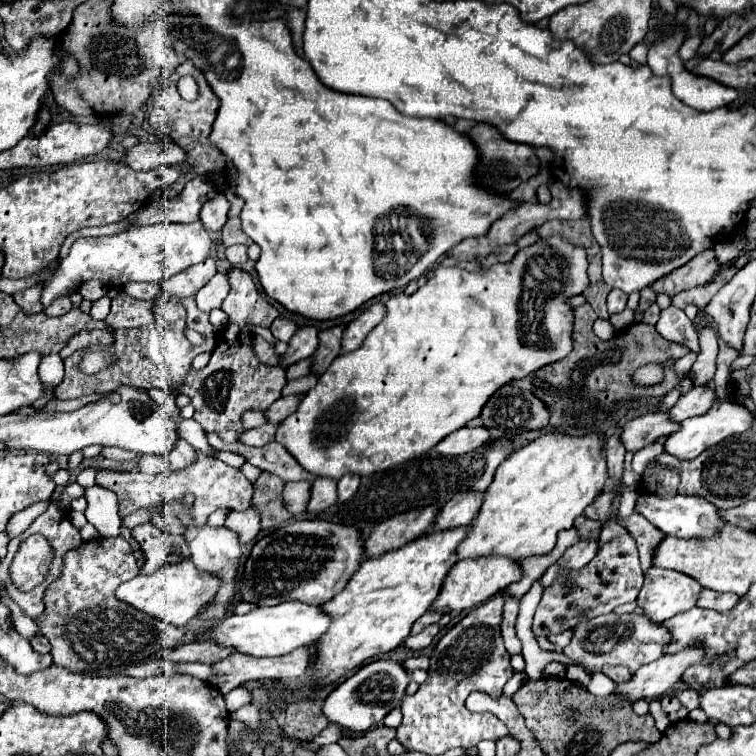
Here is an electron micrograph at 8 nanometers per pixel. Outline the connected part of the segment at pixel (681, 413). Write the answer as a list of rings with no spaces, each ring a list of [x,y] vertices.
[[[693,386],[669,410],[669,416],[675,422],[683,422],[687,418],[705,414],[715,402],[717,402],[717,390],[715,388],[711,388],[711,386]]]

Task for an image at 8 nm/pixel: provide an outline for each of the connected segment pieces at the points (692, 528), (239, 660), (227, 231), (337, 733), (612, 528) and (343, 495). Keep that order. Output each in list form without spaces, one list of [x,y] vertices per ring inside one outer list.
[[[641,494],[635,510],[643,514],[651,524],[659,526],[659,530],[677,538],[715,538],[719,528],[725,524],[723,518],[719,518],[721,508],[717,508],[713,502],[707,502],[705,498],[695,496],[677,494],[673,498],[657,498],[653,494]]]
[[[299,648],[287,656],[275,656],[275,658],[251,658],[249,654],[237,652],[213,664],[213,676],[207,682],[221,694],[227,694],[229,690],[249,680],[261,680],[261,678],[283,680],[283,678],[303,676],[307,666],[309,666],[307,648]]]
[[[233,204],[231,210],[229,210],[229,220],[227,220],[227,224],[223,226],[223,232],[221,232],[221,240],[223,240],[225,246],[233,246],[233,244],[249,246],[251,244],[251,240],[241,230],[241,220],[239,220],[241,208],[243,208],[243,204]]]
[[[329,724],[315,740],[311,740],[309,744],[307,744],[307,748],[311,748],[311,750],[317,750],[319,746],[323,746],[323,744],[331,744],[331,742],[337,742],[339,738],[341,738],[341,732],[343,732],[343,728],[341,726],[335,726],[335,724]]]
[[[607,520],[607,522],[603,524],[603,532],[601,532],[601,536],[599,536],[599,548],[601,548],[603,544],[611,542],[611,538],[617,538],[623,534],[628,534],[628,532],[627,530],[623,530],[623,526],[617,524],[617,520]]]
[[[347,474],[337,482],[337,502],[347,502],[347,498],[353,498],[353,494],[359,488],[359,476]]]

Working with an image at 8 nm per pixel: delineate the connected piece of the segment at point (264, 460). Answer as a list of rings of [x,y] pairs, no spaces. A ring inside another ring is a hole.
[[[206,432],[206,434],[209,445],[214,449],[237,452],[247,462],[257,466],[259,470],[267,470],[285,482],[289,482],[289,480],[309,480],[311,482],[315,478],[313,474],[303,470],[299,466],[299,462],[279,442],[269,442],[261,448],[251,448],[240,442],[225,443],[214,432]]]

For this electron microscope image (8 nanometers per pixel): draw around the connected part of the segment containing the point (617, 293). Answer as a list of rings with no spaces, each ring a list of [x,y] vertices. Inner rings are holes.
[[[611,290],[607,296],[607,308],[611,314],[623,312],[627,306],[627,294],[623,290]]]

